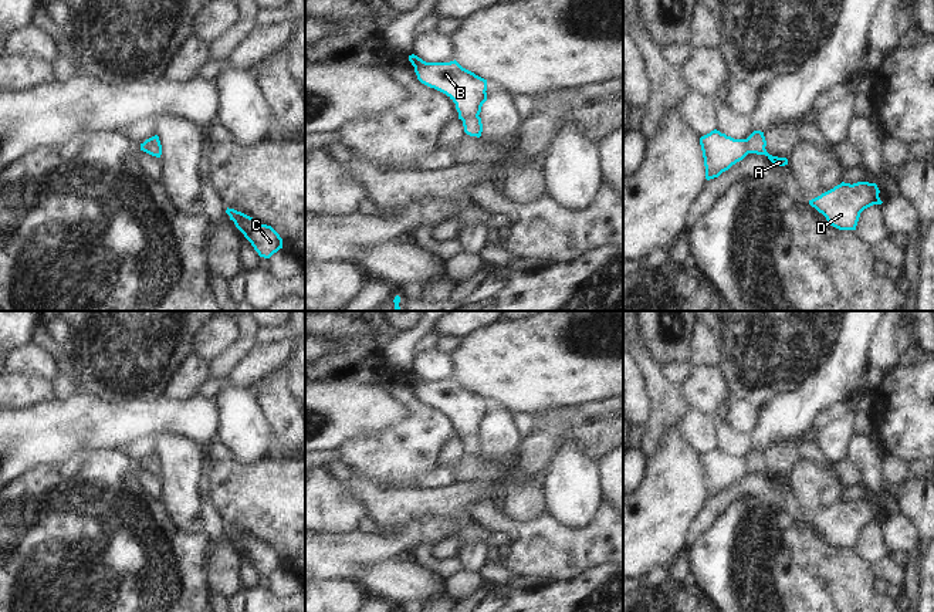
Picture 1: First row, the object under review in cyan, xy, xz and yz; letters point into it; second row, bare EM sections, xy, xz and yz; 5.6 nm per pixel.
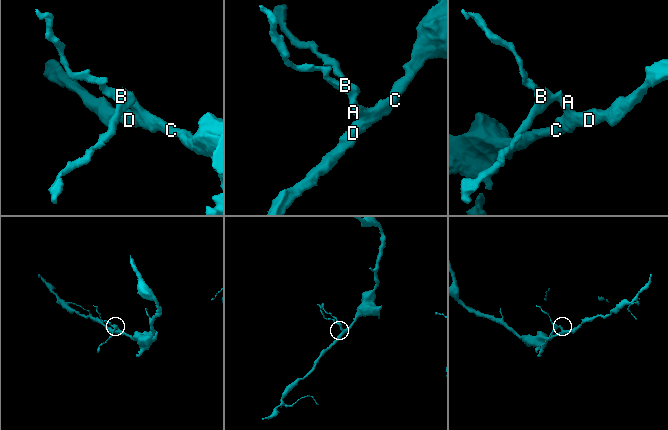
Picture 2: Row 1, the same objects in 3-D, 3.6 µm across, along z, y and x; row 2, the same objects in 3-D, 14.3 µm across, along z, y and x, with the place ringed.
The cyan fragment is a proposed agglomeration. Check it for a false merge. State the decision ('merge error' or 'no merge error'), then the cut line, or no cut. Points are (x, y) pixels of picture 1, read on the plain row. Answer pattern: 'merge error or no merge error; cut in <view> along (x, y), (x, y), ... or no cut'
no merge error; no cut

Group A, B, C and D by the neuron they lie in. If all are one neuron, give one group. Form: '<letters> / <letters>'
A B C D

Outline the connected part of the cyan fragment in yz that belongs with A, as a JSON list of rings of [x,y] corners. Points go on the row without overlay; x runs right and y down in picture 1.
[[[714,447],[700,456],[705,484],[705,497],[718,496],[748,471],[765,473],[776,484],[788,483],[786,476],[772,474],[767,470],[764,450],[754,449],[747,457],[734,457]]]

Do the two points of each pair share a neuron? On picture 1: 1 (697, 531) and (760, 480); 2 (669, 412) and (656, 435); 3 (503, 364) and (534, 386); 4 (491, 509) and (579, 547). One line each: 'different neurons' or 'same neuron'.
1: same neuron
2: same neuron
3: same neuron
4: same neuron

